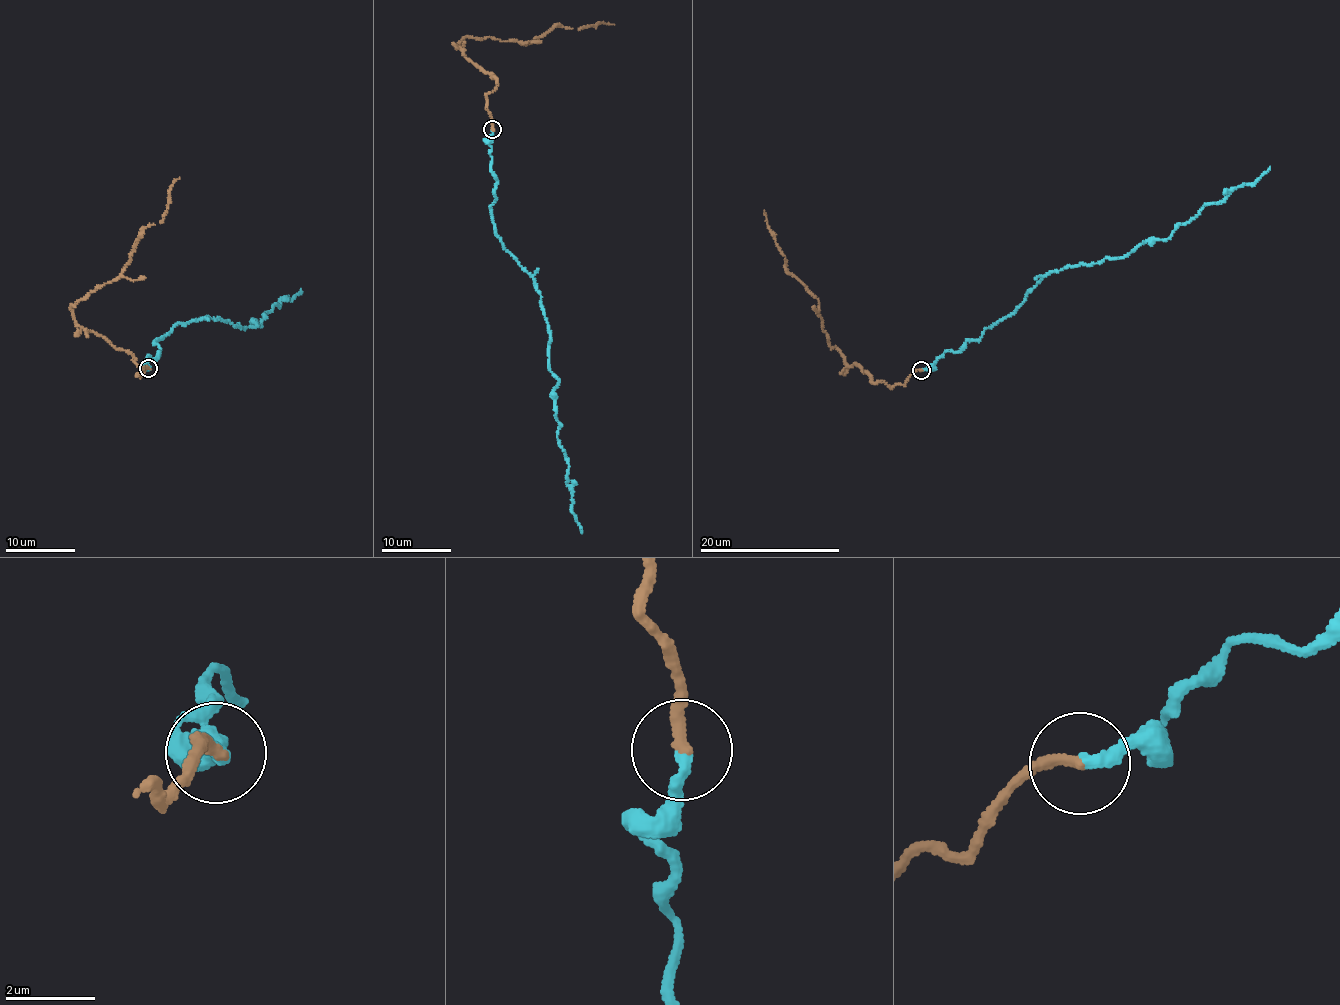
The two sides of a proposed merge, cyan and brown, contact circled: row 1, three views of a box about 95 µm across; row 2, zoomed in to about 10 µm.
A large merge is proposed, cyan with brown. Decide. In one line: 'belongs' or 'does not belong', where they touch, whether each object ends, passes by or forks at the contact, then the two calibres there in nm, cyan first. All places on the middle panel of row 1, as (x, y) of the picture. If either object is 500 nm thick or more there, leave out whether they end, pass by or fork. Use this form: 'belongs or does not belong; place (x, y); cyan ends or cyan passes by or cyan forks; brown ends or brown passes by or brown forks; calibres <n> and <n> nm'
belongs; place (492, 129); cyan ends; brown ends; calibres 280 and 240 nm

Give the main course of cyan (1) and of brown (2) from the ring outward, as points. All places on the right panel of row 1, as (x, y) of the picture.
1: (921, 370), (1016, 312), (1045, 275), (1167, 239), (1204, 205), (1255, 184), (1270, 166)
2: (921, 370), (891, 387), (849, 366), (822, 331), (818, 300), (784, 266), (764, 210)

